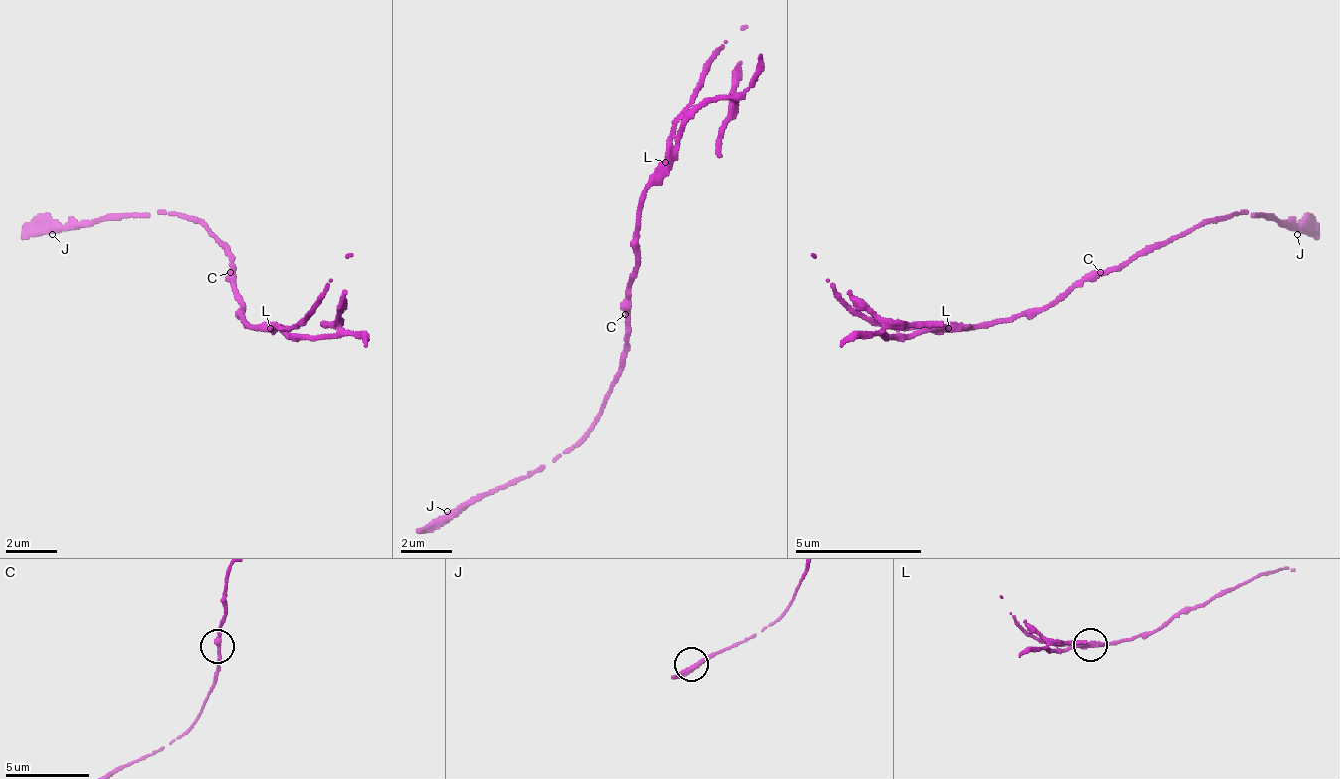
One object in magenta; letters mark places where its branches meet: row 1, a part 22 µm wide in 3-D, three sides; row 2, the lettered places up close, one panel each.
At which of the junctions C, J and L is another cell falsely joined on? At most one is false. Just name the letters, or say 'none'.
L

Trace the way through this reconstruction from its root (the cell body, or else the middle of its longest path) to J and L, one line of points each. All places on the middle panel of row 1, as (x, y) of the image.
J: (631, 307), (625, 364), (600, 415), (555, 460), (447, 511)
L: (631, 307), (631, 269), (638, 263), (638, 212), (644, 205), (644, 186), (650, 180), (650, 173), (663, 161)

